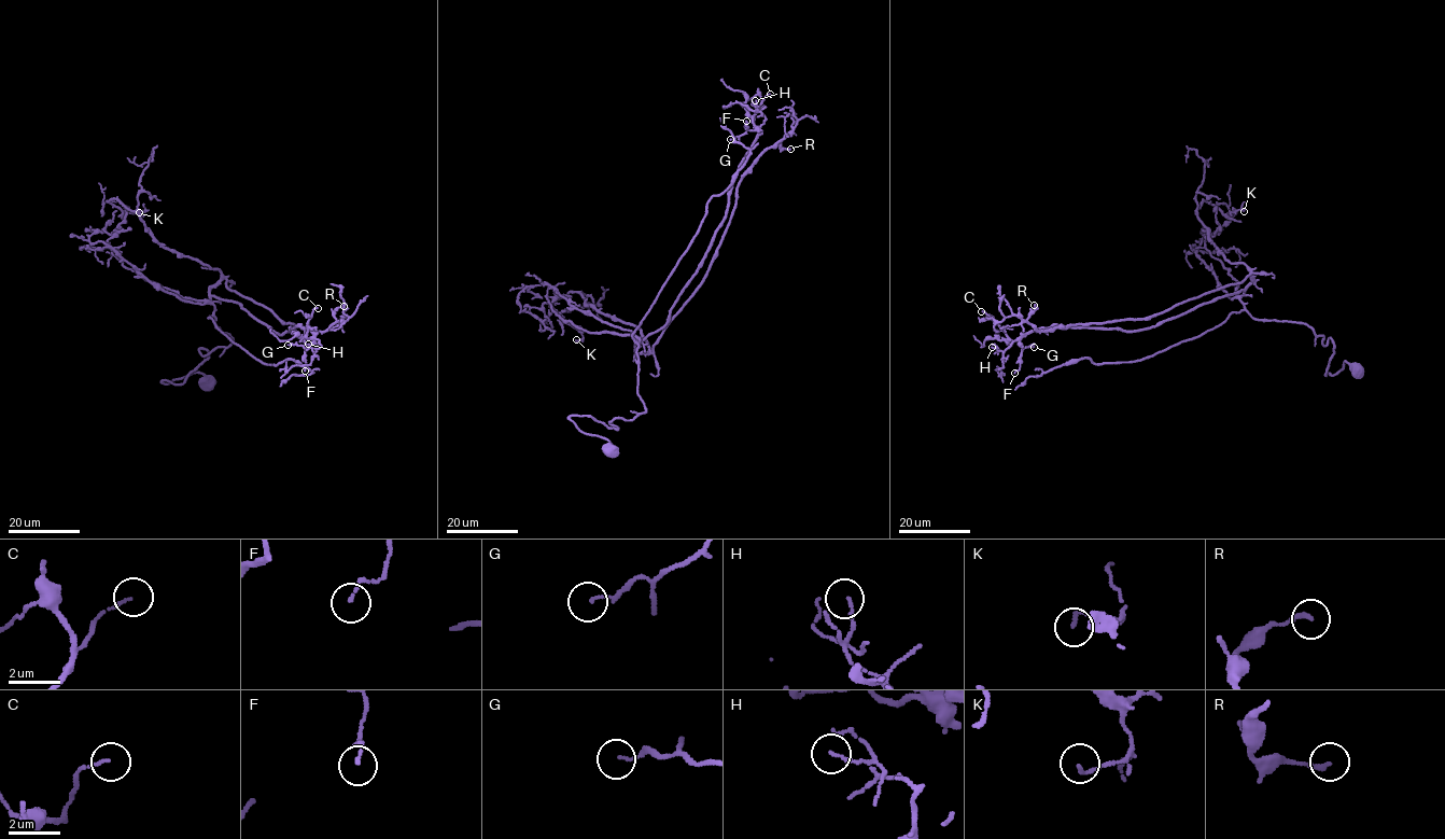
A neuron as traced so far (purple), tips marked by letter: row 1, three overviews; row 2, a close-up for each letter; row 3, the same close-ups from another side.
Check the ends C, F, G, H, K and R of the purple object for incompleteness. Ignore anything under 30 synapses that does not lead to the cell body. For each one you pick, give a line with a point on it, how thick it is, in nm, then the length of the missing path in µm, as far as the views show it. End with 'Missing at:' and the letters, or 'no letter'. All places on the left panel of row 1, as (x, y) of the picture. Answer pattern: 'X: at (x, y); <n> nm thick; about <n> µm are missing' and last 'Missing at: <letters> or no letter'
Missing at: no letter

